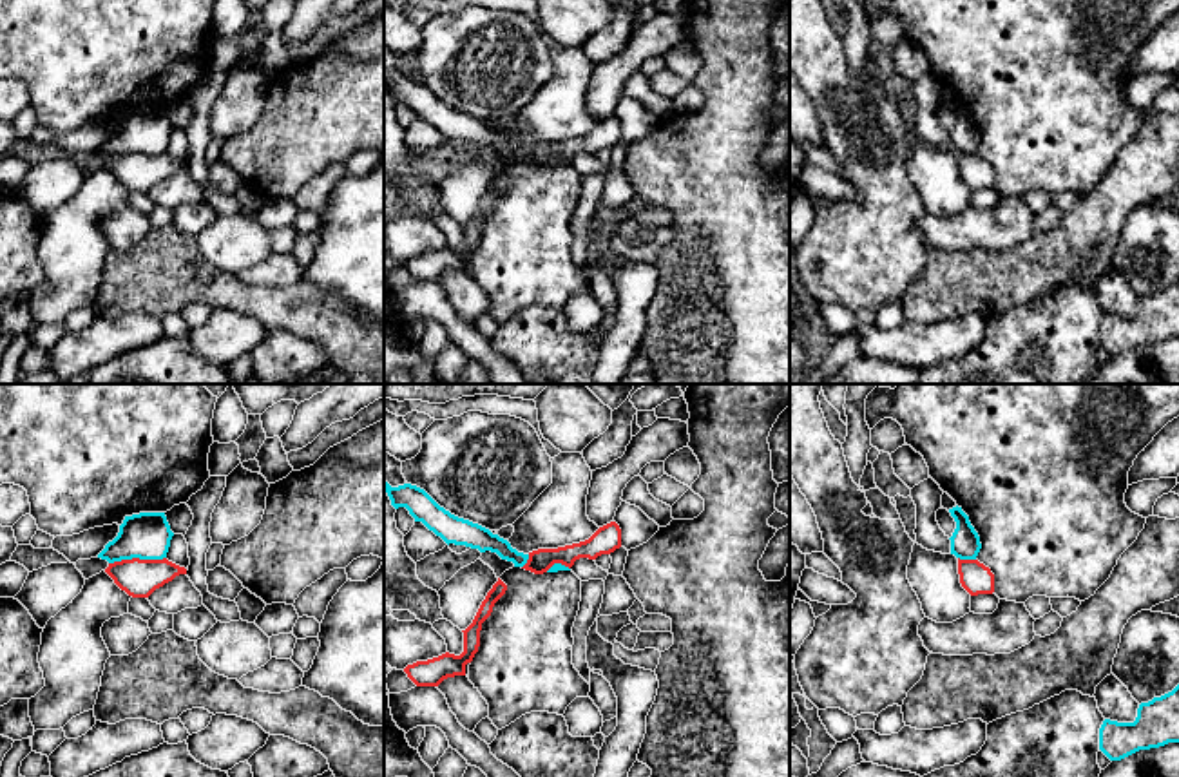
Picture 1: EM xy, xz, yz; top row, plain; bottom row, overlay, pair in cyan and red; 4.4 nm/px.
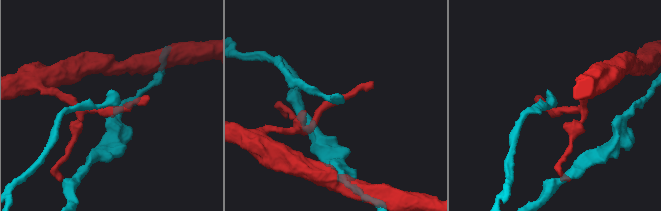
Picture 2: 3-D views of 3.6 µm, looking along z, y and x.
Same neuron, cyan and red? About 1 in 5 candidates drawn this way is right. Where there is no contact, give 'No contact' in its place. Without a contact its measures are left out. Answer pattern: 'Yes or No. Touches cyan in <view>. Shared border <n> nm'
No. Touches cyan in xy. Shared border 260 nm

